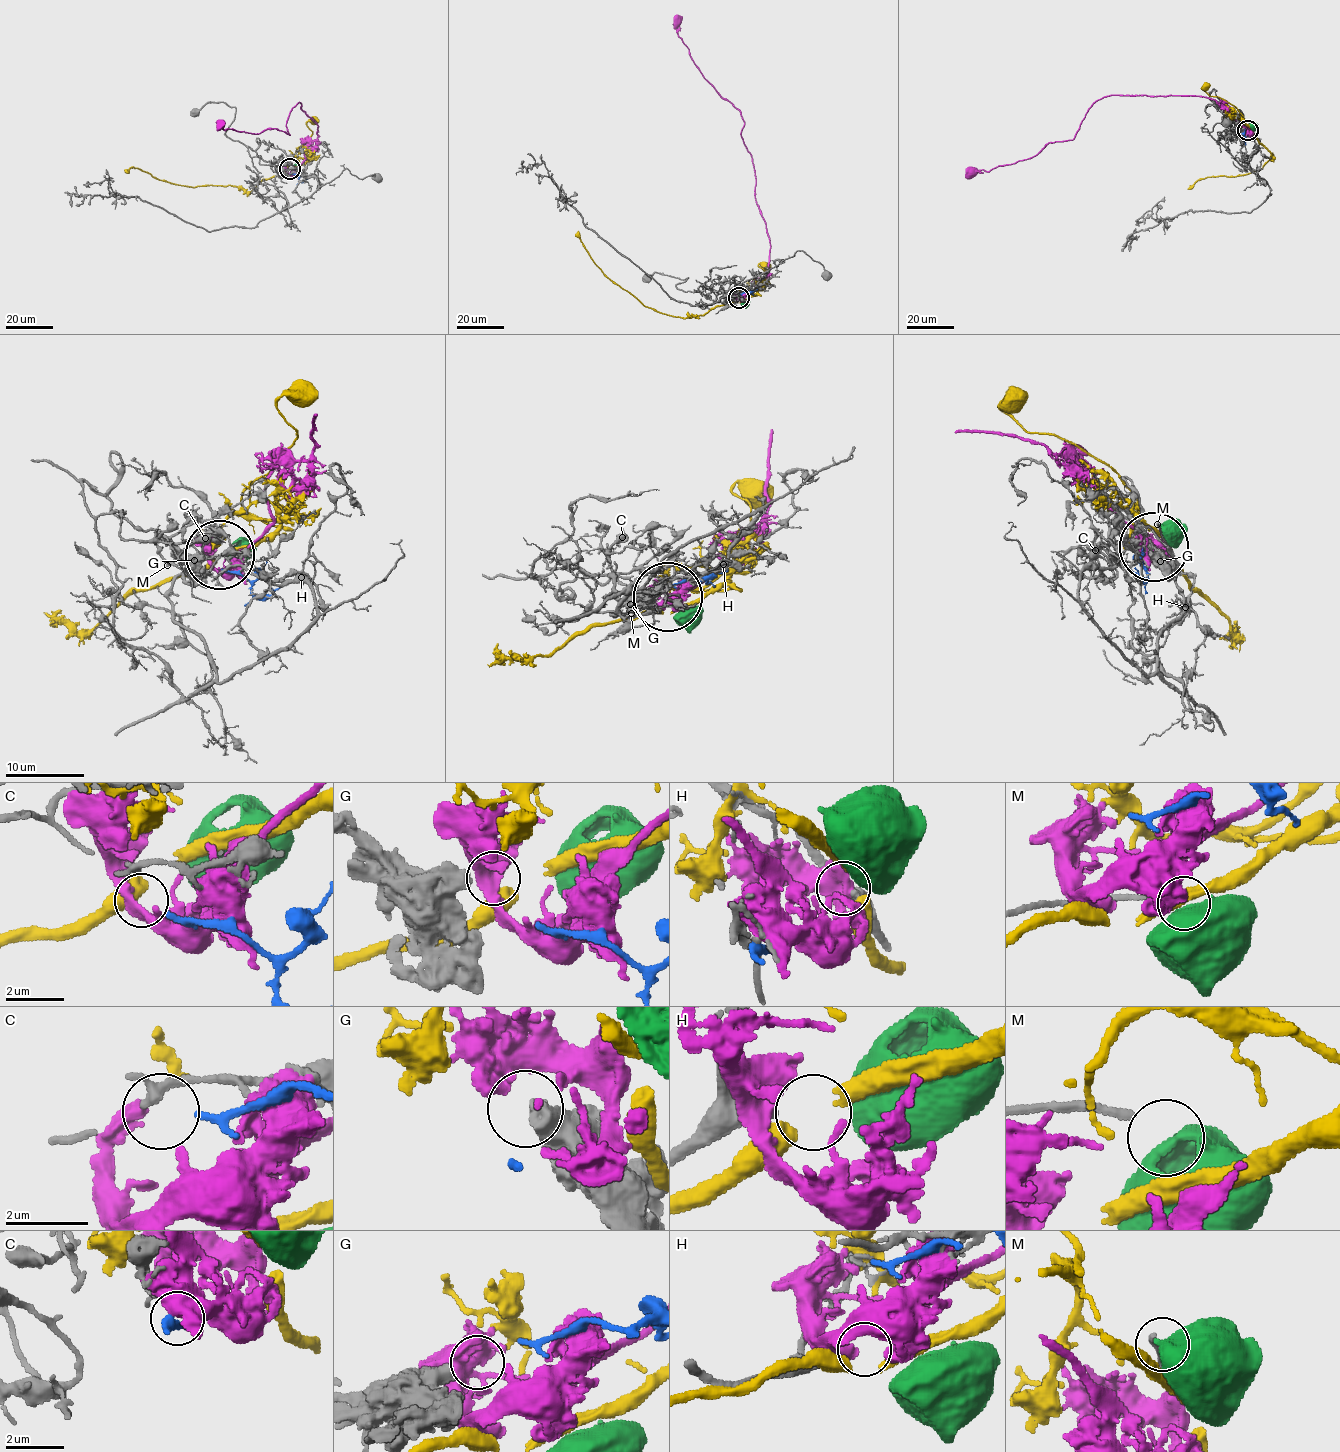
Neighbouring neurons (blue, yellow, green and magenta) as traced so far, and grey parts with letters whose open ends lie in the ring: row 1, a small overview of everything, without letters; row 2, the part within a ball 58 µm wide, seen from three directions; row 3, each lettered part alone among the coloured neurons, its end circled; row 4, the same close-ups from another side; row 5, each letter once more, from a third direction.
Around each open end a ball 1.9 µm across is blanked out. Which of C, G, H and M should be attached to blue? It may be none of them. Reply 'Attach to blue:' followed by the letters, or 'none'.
Attach to blue: C

